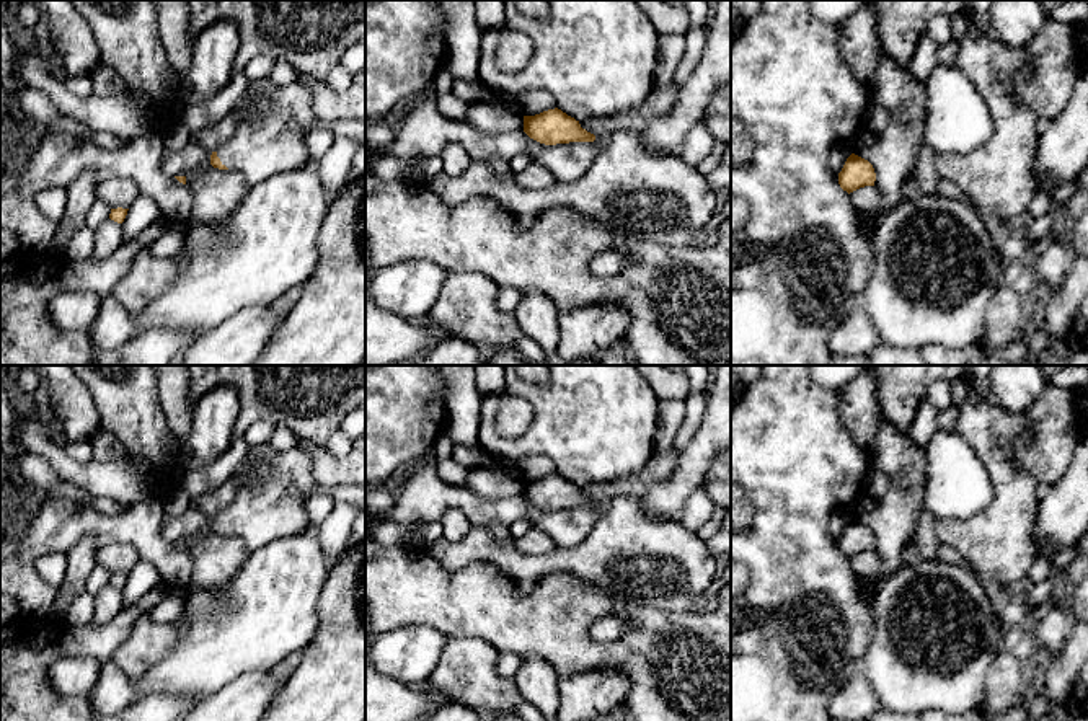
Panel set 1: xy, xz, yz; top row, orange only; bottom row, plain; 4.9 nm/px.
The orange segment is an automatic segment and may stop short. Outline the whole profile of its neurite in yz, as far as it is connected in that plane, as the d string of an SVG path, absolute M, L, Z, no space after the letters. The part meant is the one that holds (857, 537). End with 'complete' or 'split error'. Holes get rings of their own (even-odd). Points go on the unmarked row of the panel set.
M855 519L847 524L842 537L838 538L838 550L848 560L865 551L874 551L874 546L876 538L873 530Z; complete

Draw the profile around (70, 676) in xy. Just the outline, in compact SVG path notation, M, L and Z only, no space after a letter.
M62 656L47 670L51 688L62 698L90 697L101 674L101 662L90 656Z

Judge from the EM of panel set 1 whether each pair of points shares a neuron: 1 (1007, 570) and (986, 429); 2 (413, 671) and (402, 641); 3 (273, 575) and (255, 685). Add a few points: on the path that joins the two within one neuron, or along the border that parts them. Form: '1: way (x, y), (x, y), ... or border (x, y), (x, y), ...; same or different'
1: way (1007, 535), (1007, 475), (1002, 464); same
2: way (413, 664), (402, 648); same
3: border (269, 669), (240, 674), (221, 687); different

